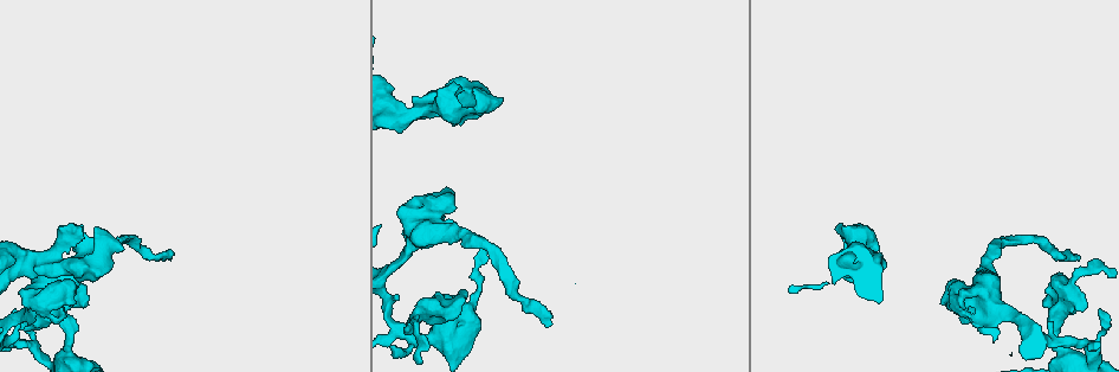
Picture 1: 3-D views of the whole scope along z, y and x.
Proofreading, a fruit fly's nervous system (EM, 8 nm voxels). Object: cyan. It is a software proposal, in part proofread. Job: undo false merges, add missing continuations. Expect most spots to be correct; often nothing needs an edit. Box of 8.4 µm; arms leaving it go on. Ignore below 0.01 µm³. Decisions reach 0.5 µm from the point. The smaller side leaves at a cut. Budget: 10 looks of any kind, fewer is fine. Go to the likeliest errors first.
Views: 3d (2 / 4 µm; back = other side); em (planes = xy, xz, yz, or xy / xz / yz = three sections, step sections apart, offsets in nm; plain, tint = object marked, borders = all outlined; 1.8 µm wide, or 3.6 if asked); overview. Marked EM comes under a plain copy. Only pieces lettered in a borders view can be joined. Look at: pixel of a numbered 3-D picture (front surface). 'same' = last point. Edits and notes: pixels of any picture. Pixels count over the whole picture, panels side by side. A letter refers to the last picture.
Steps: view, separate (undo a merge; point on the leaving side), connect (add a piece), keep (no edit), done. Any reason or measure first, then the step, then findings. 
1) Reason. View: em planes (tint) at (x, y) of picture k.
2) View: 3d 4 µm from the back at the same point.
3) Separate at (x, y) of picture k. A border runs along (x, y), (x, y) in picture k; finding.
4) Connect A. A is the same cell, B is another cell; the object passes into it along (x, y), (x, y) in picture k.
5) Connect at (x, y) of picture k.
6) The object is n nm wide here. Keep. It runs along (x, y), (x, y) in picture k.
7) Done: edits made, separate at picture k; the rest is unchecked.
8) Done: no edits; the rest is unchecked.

View: em planes (tint) at (473, 86) of picture 1.

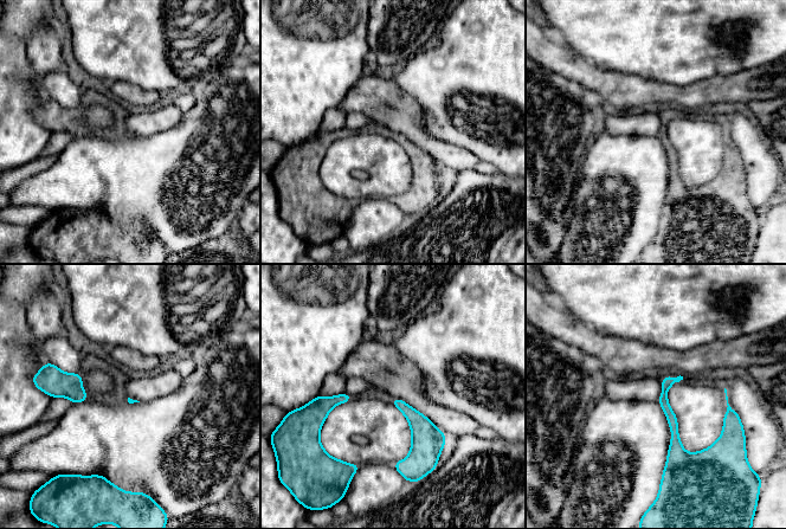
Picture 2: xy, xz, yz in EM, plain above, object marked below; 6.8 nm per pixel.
What lies round it. View: em planes (borders) at the same point.

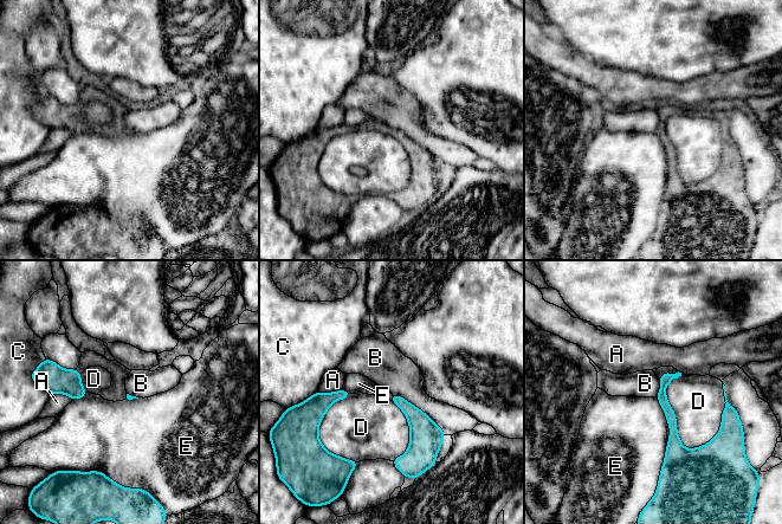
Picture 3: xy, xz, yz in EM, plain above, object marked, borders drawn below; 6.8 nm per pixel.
Keep. A, B, C, D and E are other cells; it runs along (664, 375), (663, 401), (673, 429), (670, 463) in picture 3; no lettered piece goes on from it.

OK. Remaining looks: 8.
Long arm stops here. View: em yz step 4 (borders) at (1077, 254) of picture 1.

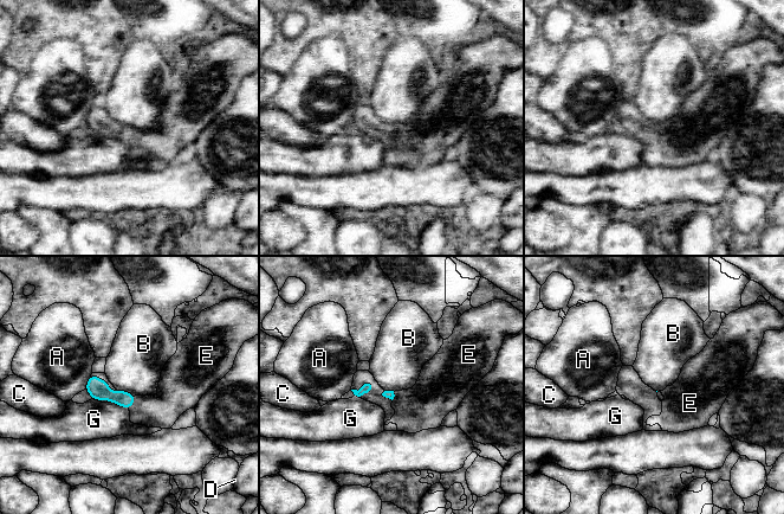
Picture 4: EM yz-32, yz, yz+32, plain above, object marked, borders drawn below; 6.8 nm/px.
Connect E. E is the same cell, A, B, C, D and G are other cells; it goes on there.

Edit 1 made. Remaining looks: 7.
View: overview.

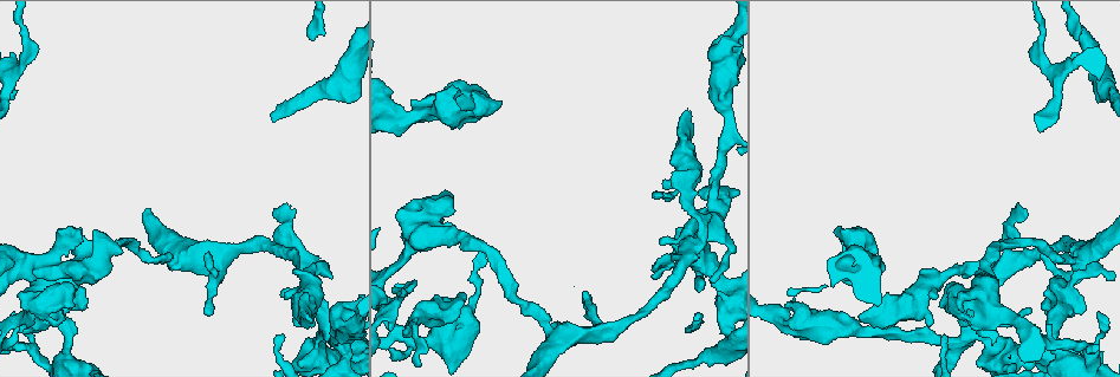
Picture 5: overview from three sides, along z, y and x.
Calibre changes. View: 3d 2 µm at (416, 327) of picture 5.

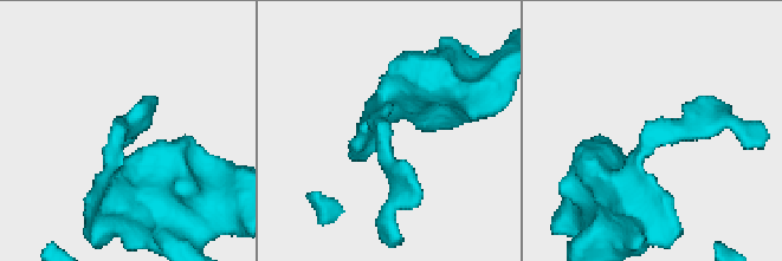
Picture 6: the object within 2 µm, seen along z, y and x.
View: em planes (borders) at (650, 140) of picture 6.

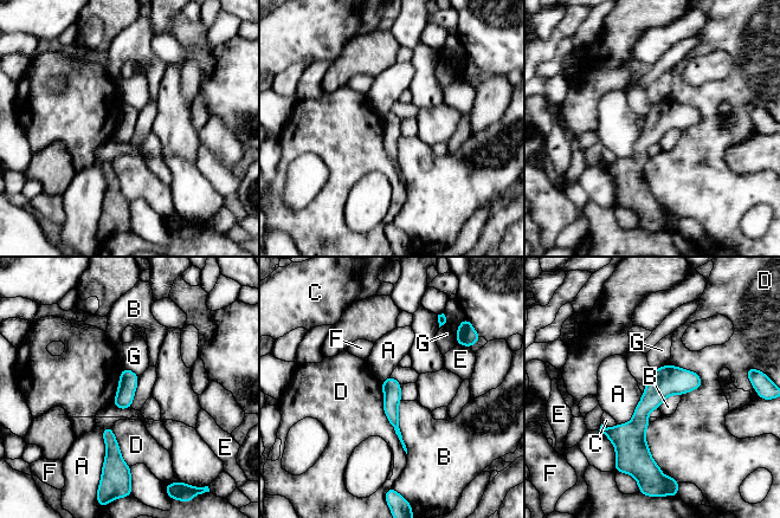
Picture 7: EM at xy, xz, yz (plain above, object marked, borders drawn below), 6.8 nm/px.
The longest contact is with D, 550 nm. Keep. A, B, C, D, E, F and G are other cells; it runs along (694, 375), (642, 409), (644, 459) in picture 7; all the same neuron.

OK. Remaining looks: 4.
Done: edits made, connect at picture 4; the rest is unchecked.

